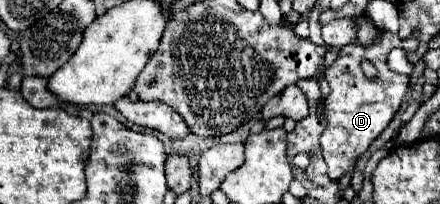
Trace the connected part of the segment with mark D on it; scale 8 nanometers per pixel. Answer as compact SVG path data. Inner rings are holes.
M387 30L377 32L377 42L371 46L361 44L347 44L341 48L339 58L333 66L327 68L325 78L331 86L331 94L325 100L325 118L327 126L321 134L321 150L323 158L329 166L329 178L339 180L349 168L355 166L357 158L371 146L371 142L385 130L385 126L391 122L391 118L397 114L403 94L409 86L409 76L395 74L387 68L387 52L395 46L399 48L417 48L419 40L416 34L407 39L399 40L397 34L391 34ZM371 60L377 68L375 78L365 78L361 70L361 62Z

